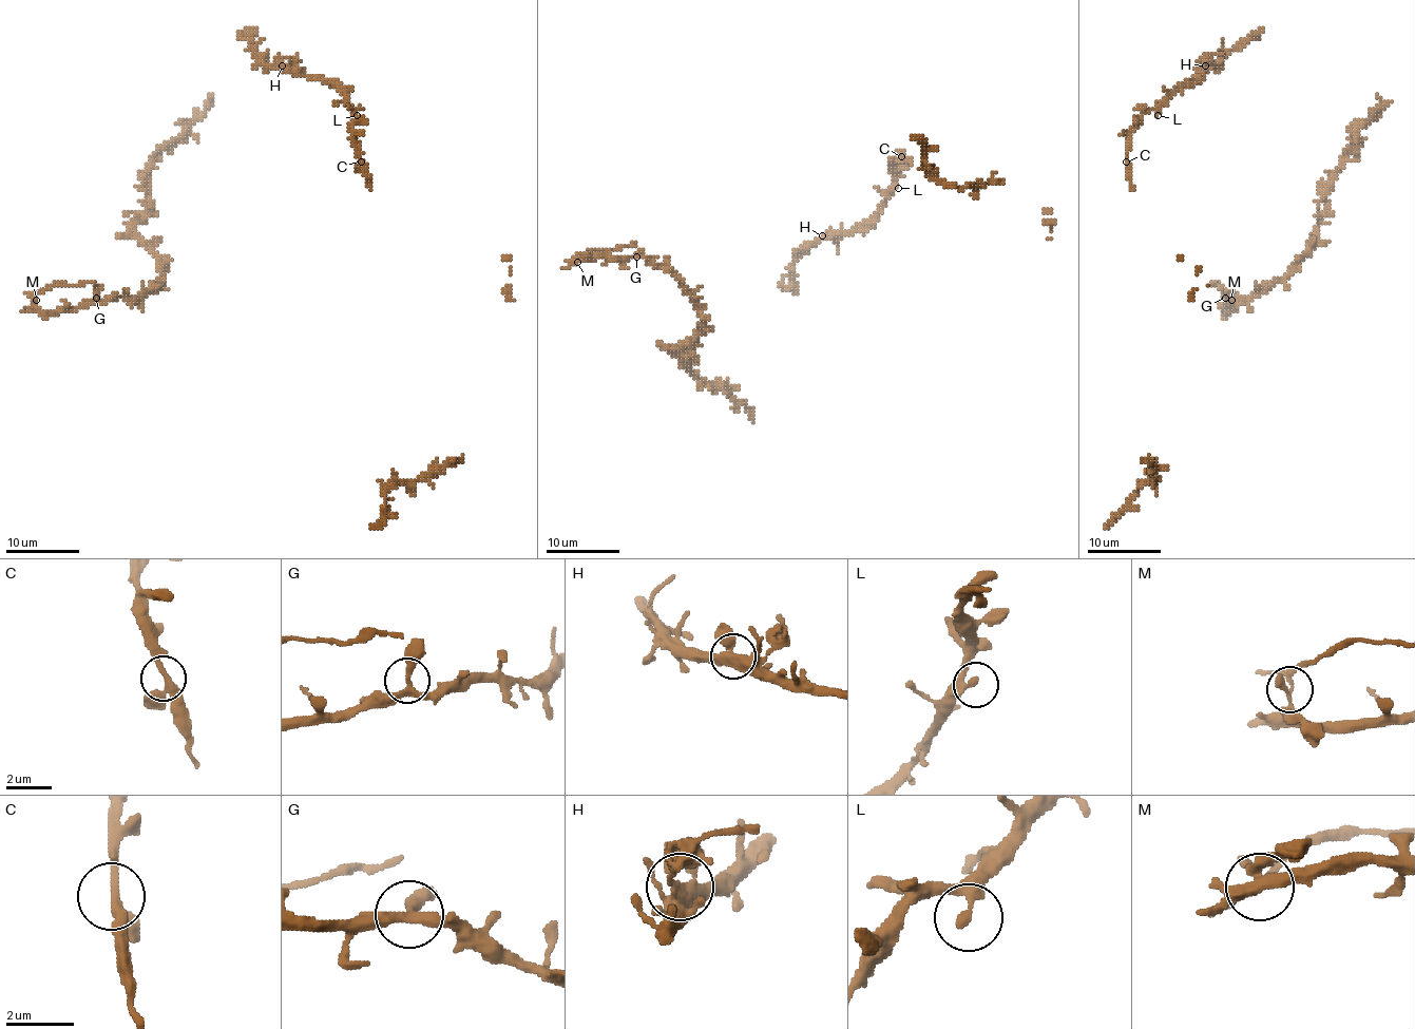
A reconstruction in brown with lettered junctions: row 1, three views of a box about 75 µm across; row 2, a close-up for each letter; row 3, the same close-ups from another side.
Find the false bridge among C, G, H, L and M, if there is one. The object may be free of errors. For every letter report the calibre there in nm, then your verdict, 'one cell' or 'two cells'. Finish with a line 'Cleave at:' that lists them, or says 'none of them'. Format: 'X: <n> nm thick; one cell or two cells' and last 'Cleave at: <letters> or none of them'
C: 240 nm thick; one cell
G: 240 nm thick; one cell
H: 400 nm thick; one cell
L: 220 nm thick; one cell
M: 150 nm thick; two cells
Cleave at: M

